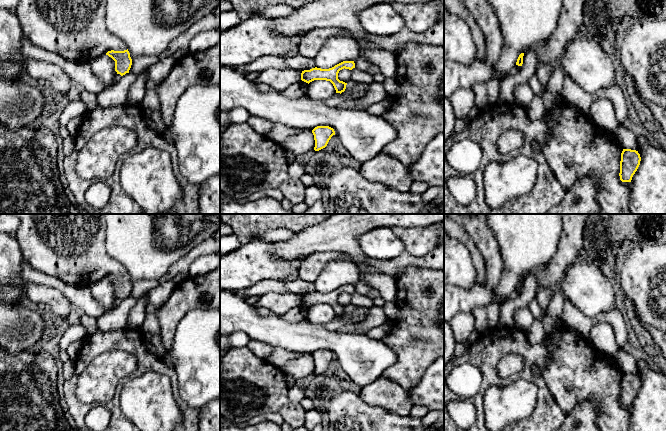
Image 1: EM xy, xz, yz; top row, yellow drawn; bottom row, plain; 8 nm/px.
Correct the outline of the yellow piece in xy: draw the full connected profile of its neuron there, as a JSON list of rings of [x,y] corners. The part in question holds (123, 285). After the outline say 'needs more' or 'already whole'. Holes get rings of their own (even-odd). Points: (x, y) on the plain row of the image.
[[[128,273],[124,275],[111,274],[108,275],[106,279],[111,281],[115,285],[115,295],[117,296],[117,298],[123,300],[126,297],[129,297],[132,289],[132,283],[130,281]]]; already whole

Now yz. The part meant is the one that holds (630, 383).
[[[623,373],[620,385],[620,404],[622,406],[631,406],[633,399],[640,389],[641,381],[638,375]]]; already whole

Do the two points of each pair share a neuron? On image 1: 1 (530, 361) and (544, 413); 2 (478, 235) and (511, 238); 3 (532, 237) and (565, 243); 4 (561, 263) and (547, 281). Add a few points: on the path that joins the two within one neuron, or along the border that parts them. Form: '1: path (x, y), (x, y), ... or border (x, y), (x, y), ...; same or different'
1: path (529, 374), (542, 387), (544, 400); same
2: border (487, 224), (494, 234), (502, 260); different
3: border (562, 224), (557, 250), (547, 263); different
4: path (557, 267), (549, 277); same

